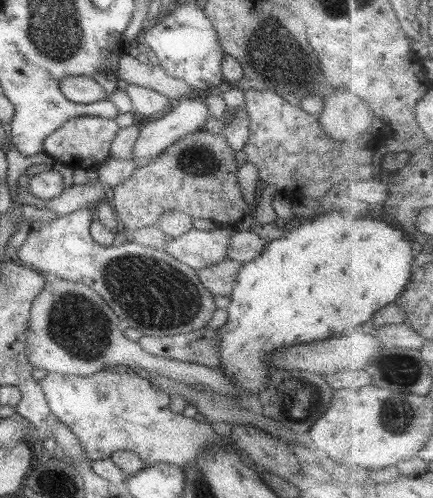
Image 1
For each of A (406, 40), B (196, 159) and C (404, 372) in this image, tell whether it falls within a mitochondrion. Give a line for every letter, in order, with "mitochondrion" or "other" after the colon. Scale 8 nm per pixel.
A: other
B: mitochondrion
C: mitochondrion

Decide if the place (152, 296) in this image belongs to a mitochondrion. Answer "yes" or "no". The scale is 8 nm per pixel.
yes

